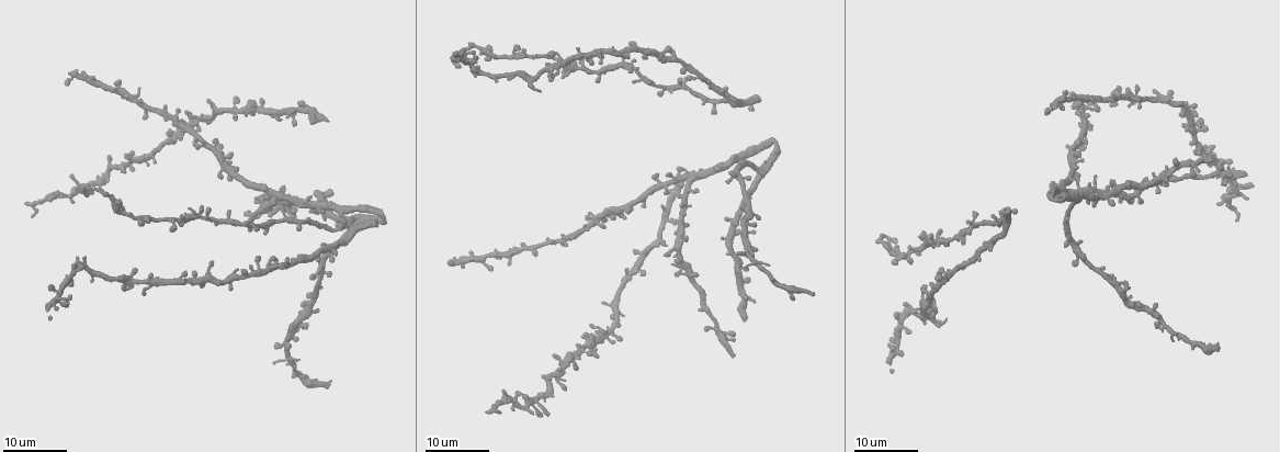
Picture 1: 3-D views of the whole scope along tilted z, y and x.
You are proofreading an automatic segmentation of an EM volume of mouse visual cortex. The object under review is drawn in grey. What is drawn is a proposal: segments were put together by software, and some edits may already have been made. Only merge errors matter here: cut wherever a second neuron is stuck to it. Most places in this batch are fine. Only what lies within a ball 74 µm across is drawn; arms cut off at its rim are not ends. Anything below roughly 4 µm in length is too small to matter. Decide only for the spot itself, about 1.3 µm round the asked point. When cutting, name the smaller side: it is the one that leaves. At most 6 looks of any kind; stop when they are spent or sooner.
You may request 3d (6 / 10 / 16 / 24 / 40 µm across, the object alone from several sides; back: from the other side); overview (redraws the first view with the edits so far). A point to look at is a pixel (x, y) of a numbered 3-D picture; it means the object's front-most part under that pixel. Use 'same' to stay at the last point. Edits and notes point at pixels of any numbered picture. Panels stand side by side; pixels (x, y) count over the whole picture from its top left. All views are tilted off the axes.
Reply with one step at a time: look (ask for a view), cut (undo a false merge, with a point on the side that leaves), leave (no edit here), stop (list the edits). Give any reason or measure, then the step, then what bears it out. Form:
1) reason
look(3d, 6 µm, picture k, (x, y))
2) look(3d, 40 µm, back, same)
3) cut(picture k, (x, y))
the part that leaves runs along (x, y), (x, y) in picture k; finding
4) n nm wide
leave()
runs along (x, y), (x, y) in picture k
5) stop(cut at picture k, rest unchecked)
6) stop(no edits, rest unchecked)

branch point
look(3d, 24 µm, picture 1, (215, 147))

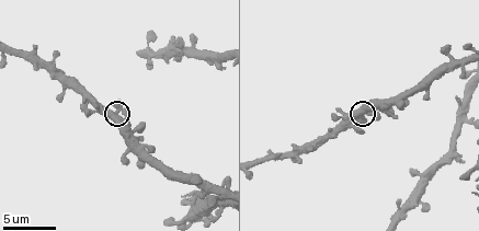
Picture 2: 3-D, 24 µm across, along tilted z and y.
look(3d, 10 µm, picture 2, (114, 114))

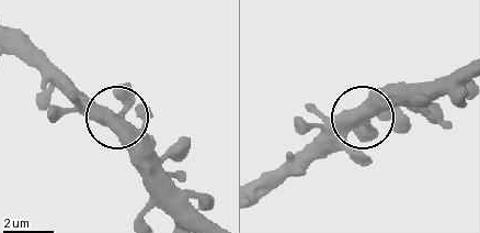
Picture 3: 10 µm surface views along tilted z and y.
side arm 30 µm
leave()
runs along (210, 222), (145, 141), (70, 86) in picture 3; one neuron here

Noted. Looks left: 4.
looks like a crossing
look(3d, 10 µm, picture 2, (150, 53))

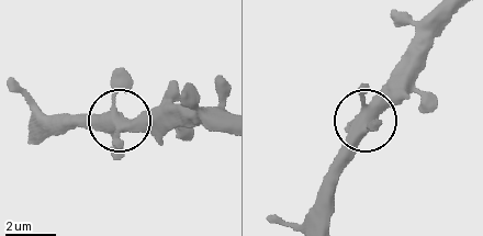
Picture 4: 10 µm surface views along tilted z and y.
look(3d, 10 µm, back, same)

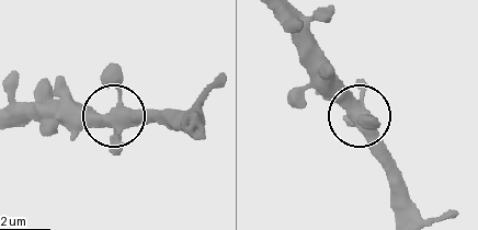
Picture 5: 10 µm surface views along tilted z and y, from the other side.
430 nm wide
leave()
continuous, no second neuron

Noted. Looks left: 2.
look(3d, 16 µm, picture 1, (197, 214))

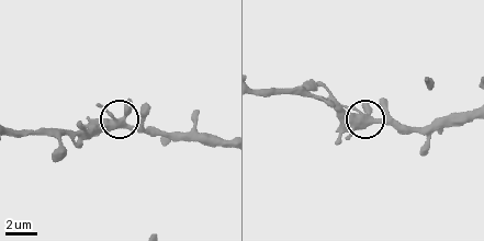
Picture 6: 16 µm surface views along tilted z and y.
look(3d, 10 µm, picture 6, (366, 119))

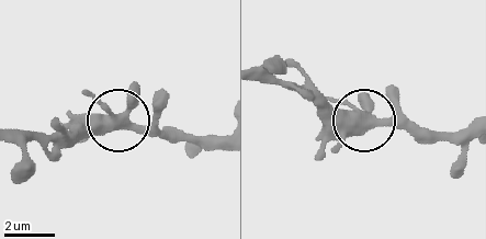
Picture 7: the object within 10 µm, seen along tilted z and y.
leave()
runs along (464, 129), (328, 122), (316, 109) in picture 7; all the same neuron

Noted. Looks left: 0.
stop(no edits, rest unchecked)

